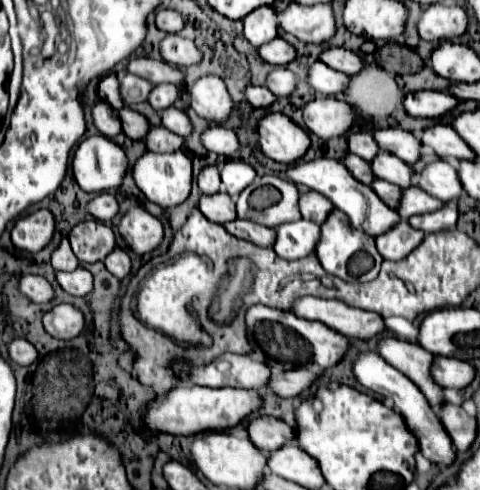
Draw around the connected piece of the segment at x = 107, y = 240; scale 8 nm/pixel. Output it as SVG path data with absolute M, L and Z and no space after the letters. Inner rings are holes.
M98 220L80 222L72 228L68 240L76 258L88 264L104 260L116 248L114 230Z

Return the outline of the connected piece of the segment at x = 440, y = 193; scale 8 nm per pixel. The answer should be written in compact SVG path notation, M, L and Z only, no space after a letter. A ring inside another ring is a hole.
M444 159L426 166L424 172L418 174L418 186L444 202L458 202L460 194L464 192L458 180L458 168Z

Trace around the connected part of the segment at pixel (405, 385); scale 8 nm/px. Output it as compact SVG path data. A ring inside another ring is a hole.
M366 352L360 354L354 362L354 374L358 378L358 382L362 386L366 386L368 390L382 394L384 398L392 398L394 406L398 408L398 412L404 416L408 428L414 432L414 436L420 442L420 452L424 454L426 460L430 460L436 466L452 466L456 460L456 452L452 450L452 438L446 432L446 428L442 426L440 418L436 416L436 412L432 410L432 406L426 402L424 394L418 390L418 386L406 378L404 374L400 374L396 368L392 368L382 356L378 356L376 352Z

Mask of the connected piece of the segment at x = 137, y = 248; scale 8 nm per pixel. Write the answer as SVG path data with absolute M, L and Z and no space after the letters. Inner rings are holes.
M136 206L122 216L120 234L132 252L144 256L160 246L164 238L164 226L158 218Z

